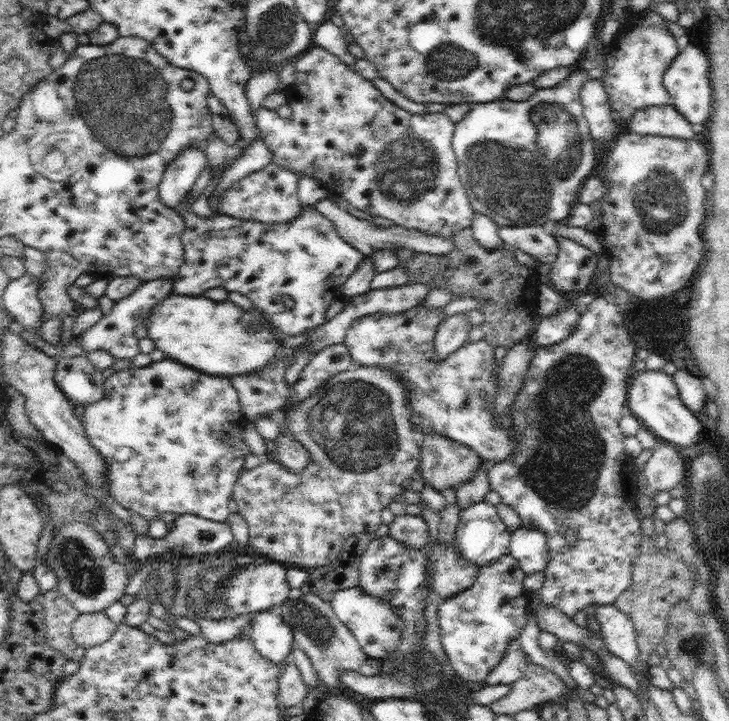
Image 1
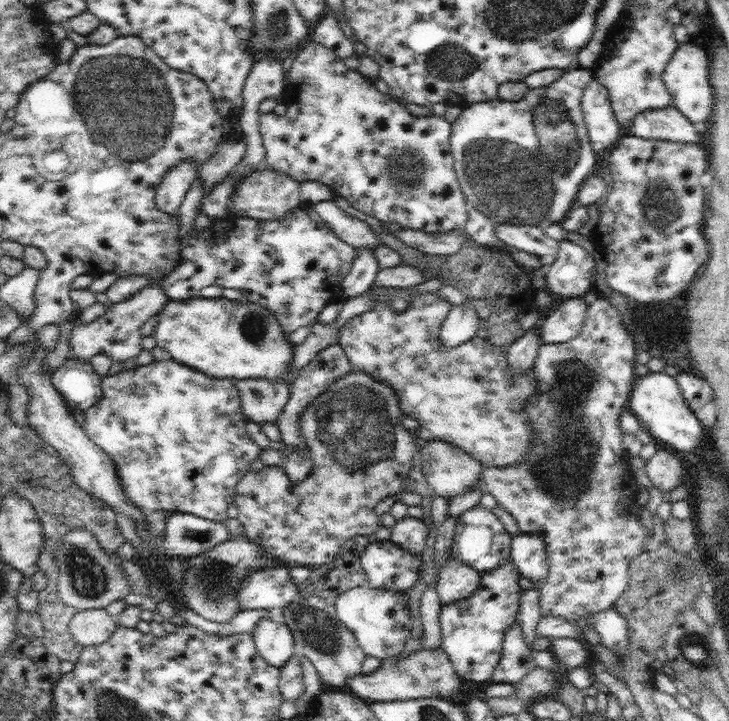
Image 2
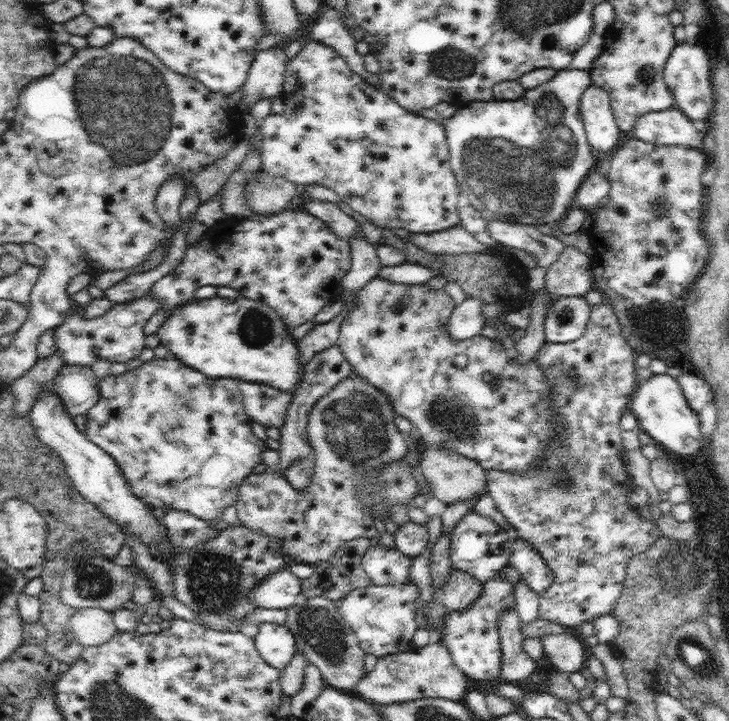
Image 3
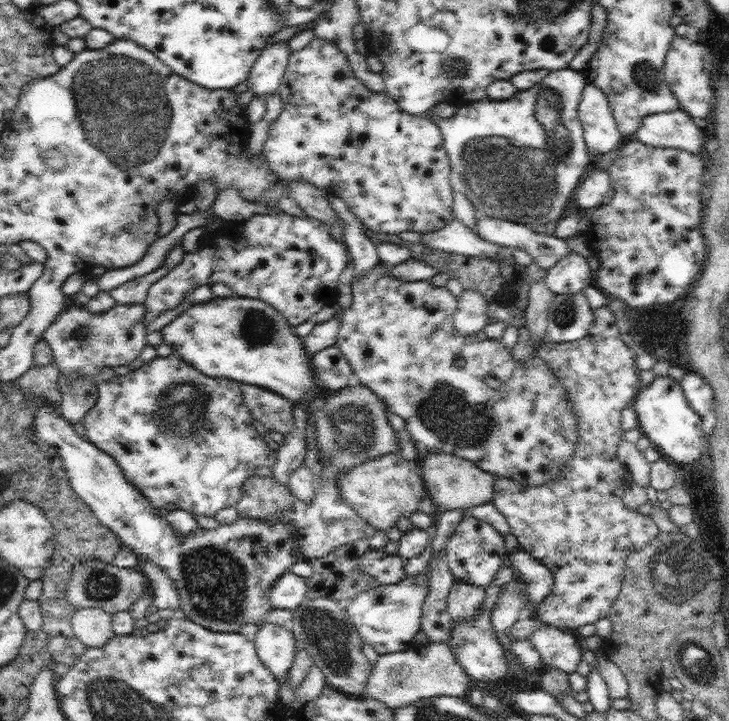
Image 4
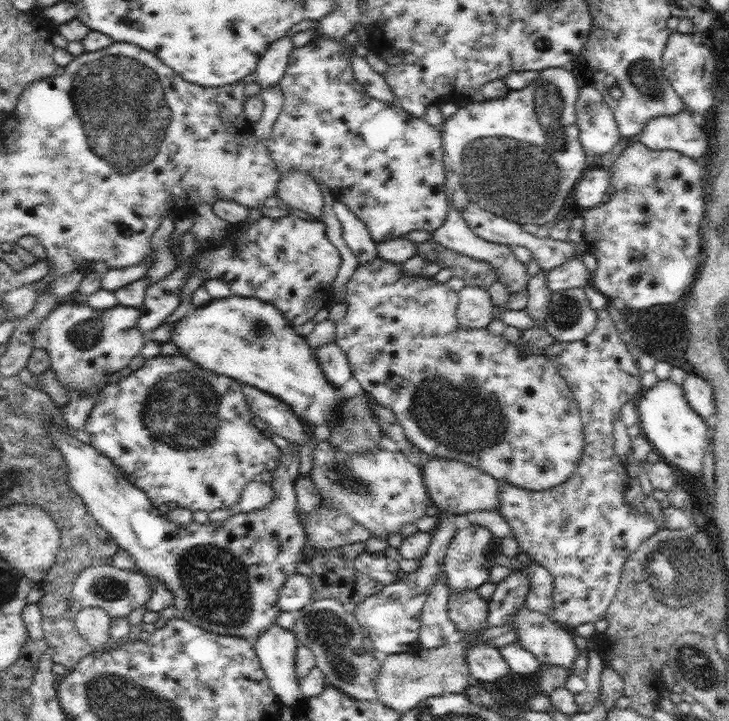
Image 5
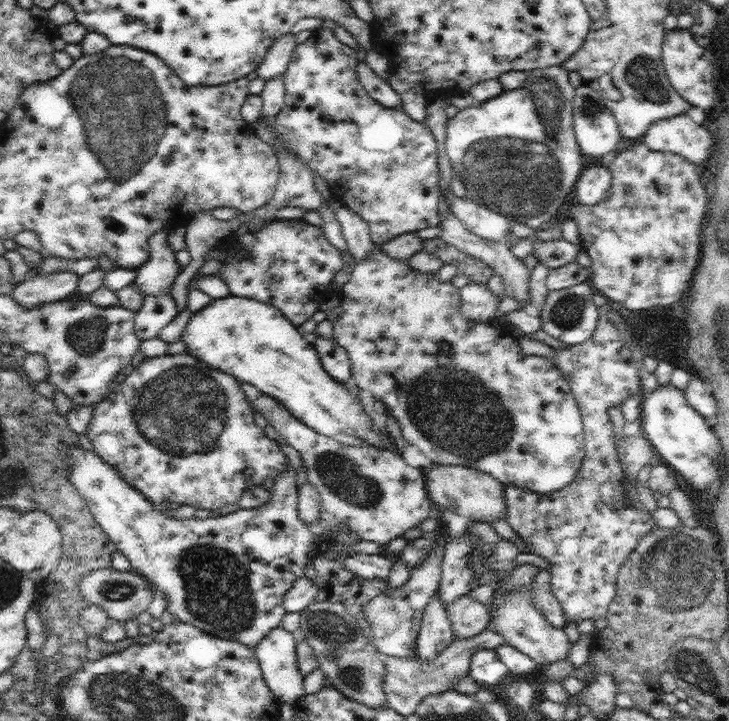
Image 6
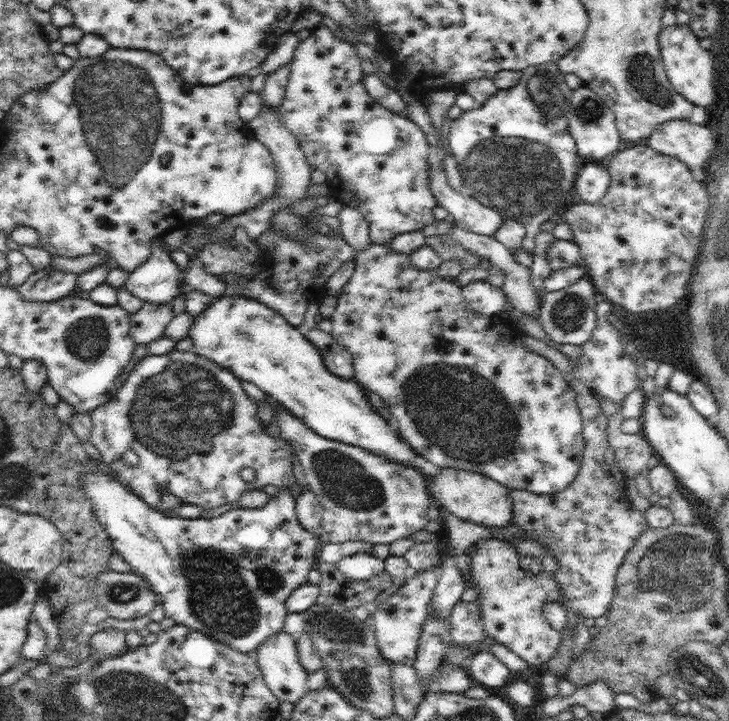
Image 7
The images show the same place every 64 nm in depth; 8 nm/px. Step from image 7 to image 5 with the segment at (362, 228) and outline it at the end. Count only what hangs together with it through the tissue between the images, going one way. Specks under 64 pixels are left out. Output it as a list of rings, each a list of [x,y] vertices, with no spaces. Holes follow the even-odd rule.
[[[335,200],[335,204],[333,204],[333,214],[337,216],[341,230],[343,230],[341,232],[343,240],[349,246],[349,250],[355,254],[359,266],[375,260],[377,258],[377,242],[371,238],[369,230],[363,226],[363,222],[357,216],[353,216],[353,212],[349,212],[347,206],[341,204],[339,200]]]

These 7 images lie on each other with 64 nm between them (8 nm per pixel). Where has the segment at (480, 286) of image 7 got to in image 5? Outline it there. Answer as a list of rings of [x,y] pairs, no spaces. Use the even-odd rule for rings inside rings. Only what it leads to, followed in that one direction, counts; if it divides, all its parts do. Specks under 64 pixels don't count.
[[[465,286],[459,290],[459,306],[457,320],[461,328],[487,328],[493,322],[495,304],[491,296],[479,286]]]

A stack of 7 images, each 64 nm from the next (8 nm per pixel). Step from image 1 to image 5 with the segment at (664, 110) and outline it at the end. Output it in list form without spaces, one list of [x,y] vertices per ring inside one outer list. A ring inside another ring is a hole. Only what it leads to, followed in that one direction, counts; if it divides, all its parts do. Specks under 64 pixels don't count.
[[[687,110],[675,116],[651,118],[639,134],[639,144],[651,150],[671,150],[691,160],[703,162],[707,150],[707,134],[693,124]]]

